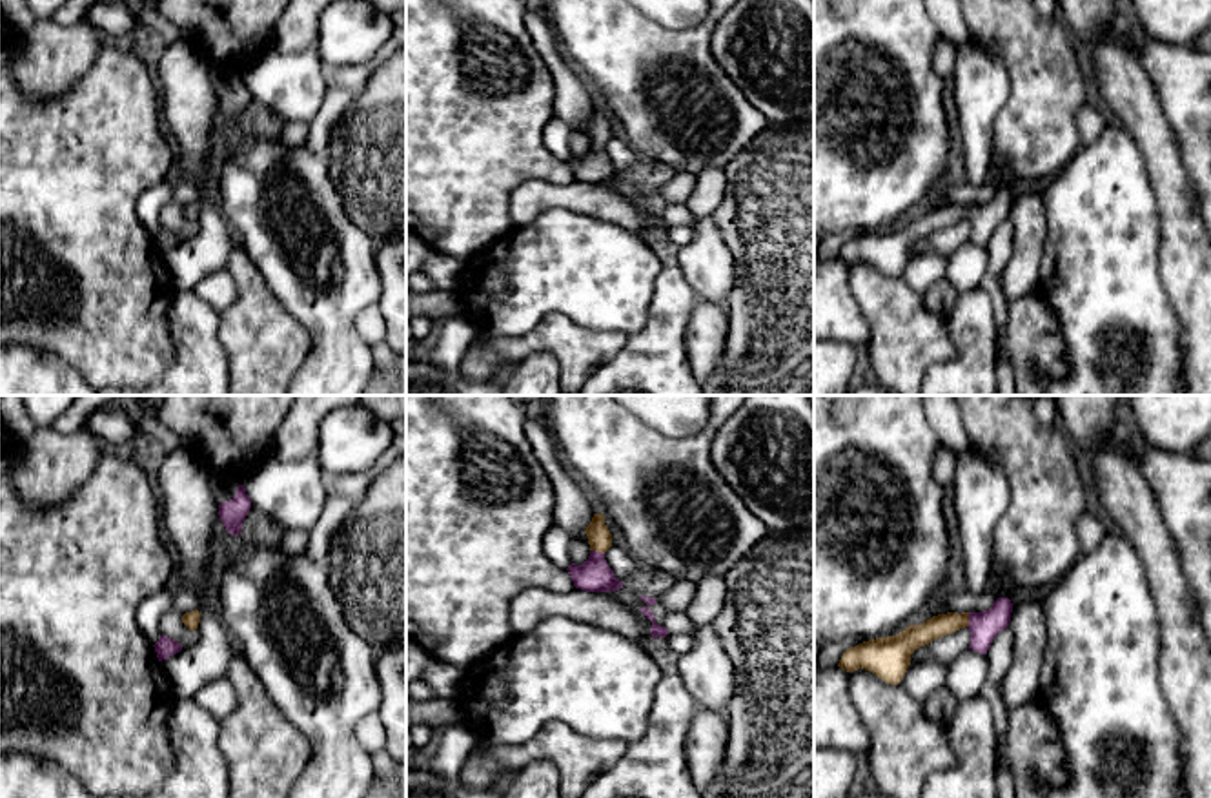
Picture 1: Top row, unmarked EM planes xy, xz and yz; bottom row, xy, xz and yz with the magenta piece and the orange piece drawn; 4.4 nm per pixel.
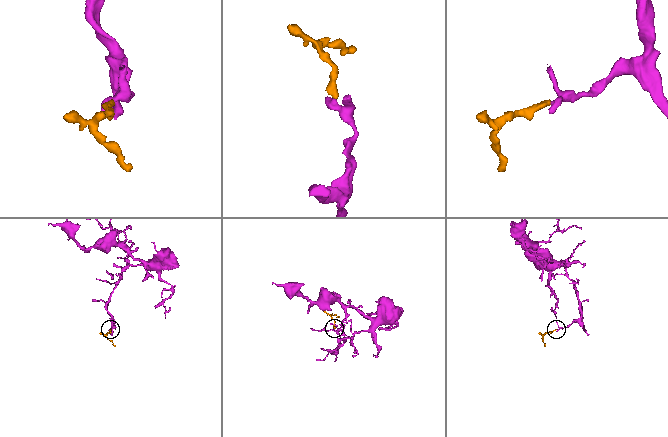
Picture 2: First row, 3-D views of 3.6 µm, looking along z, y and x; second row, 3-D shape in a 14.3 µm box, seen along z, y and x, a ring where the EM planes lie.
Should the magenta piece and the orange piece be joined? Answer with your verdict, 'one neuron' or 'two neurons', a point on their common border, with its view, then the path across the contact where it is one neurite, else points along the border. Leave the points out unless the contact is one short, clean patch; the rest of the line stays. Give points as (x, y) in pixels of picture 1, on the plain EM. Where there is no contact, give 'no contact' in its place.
one neuron | xz (598, 144) | across xz (594, 166), (598, 144), (600, 130)

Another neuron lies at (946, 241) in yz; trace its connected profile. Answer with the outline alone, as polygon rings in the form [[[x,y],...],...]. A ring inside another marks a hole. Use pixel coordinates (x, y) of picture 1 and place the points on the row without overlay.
[[[965,219],[943,230],[938,230],[925,239],[916,240],[911,246],[911,255],[934,251],[949,259],[962,244],[969,240],[969,237],[971,237],[971,222],[969,219]]]

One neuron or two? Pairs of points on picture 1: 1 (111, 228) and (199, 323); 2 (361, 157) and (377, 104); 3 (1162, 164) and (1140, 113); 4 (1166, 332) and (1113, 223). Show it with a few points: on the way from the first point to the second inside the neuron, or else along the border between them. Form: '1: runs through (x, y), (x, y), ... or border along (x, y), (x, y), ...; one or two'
1: border along (170, 301), (168, 330), (173, 343); two
2: runs through (374, 144), (377, 141), (377, 117); one
3: runs through (1160, 152), (1148, 126); one
4: runs through (1139, 305), (1113, 279), (1113, 250); one

